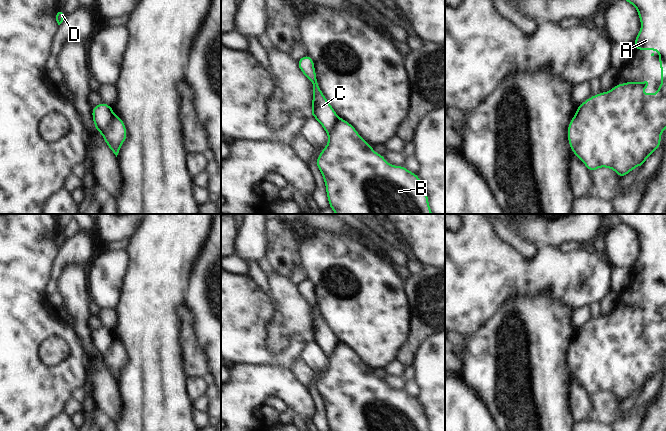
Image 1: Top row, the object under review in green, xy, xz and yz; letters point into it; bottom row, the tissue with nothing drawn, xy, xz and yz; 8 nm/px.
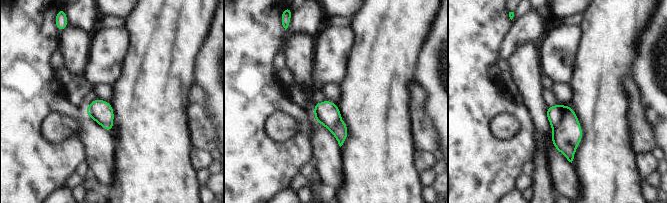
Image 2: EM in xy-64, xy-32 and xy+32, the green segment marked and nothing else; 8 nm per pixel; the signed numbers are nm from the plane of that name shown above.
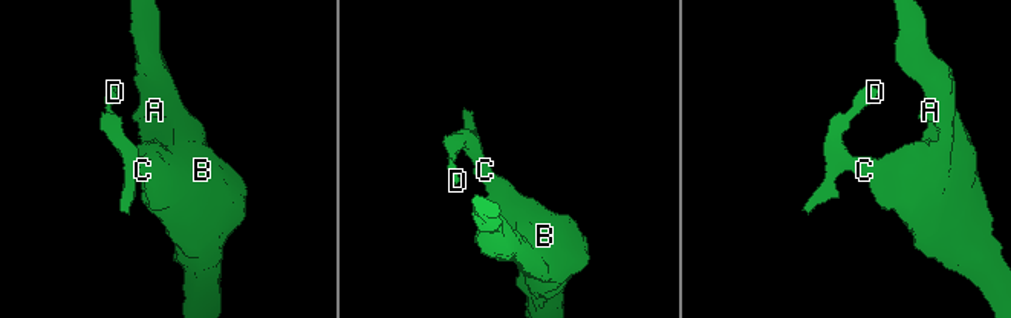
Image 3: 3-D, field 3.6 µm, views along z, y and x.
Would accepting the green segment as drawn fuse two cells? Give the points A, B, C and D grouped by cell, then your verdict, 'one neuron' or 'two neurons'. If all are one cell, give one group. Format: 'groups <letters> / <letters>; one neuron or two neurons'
groups A B / C D; two neurons

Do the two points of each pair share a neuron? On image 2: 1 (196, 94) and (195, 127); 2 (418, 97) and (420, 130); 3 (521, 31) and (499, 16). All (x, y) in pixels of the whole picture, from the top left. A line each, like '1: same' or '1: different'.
1: same
2: same
3: different

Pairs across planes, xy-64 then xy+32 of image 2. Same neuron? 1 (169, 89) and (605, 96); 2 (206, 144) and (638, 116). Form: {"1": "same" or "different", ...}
{"1": "same", "2": "same"}

